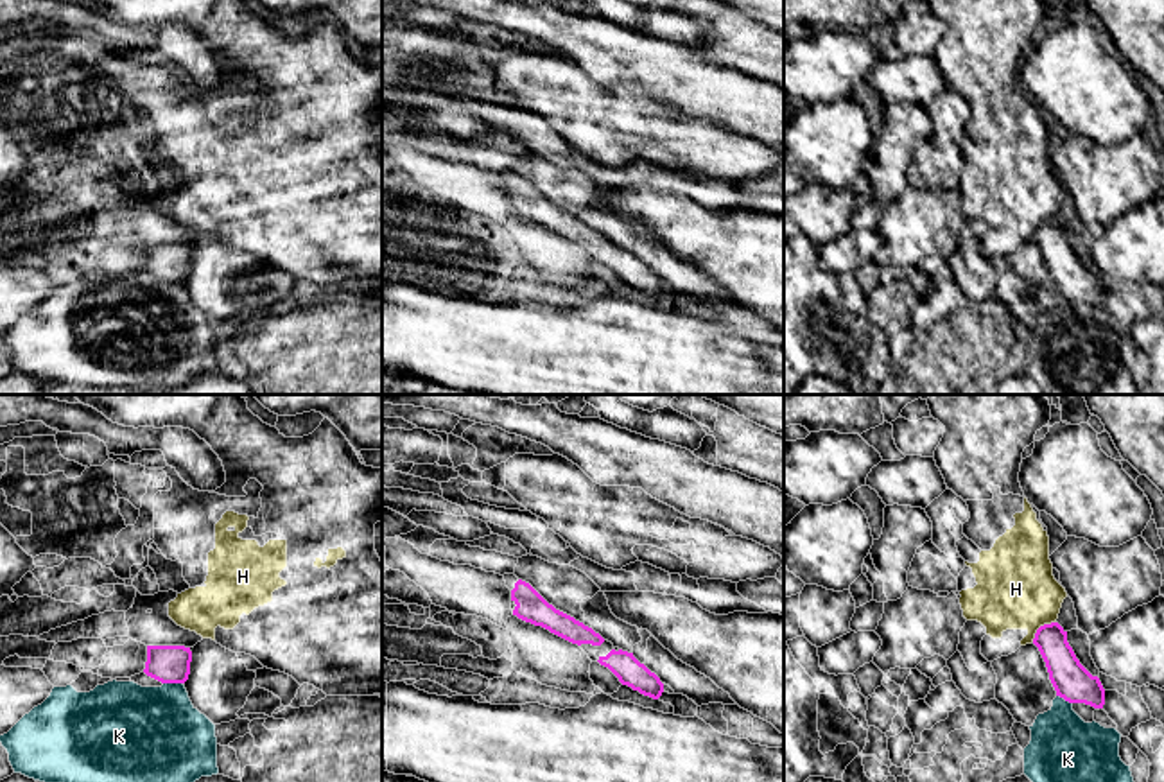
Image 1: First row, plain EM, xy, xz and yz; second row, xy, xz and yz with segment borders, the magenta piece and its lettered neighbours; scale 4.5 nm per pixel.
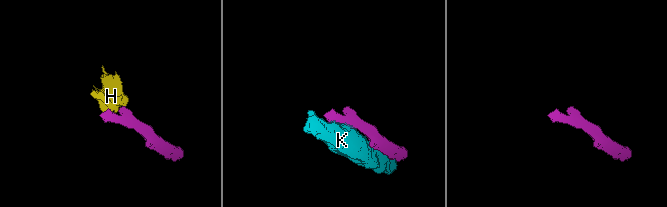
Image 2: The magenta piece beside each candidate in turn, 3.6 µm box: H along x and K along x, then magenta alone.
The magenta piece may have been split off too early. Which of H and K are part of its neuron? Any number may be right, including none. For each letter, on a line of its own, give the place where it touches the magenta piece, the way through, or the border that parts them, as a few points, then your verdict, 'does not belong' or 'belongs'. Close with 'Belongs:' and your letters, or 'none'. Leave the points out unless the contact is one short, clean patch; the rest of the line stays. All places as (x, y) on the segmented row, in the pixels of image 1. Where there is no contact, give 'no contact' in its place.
H: contact yz (1041, 626); border yz (1055, 621), (1044, 623), (1032, 641); does not belong
K: contact xy (173, 682); does not belong
Belongs: none

